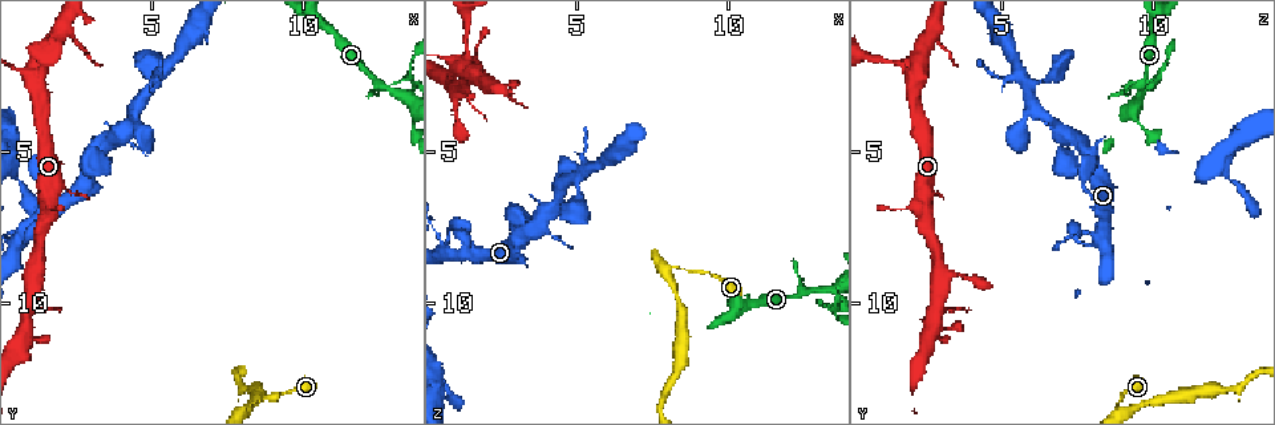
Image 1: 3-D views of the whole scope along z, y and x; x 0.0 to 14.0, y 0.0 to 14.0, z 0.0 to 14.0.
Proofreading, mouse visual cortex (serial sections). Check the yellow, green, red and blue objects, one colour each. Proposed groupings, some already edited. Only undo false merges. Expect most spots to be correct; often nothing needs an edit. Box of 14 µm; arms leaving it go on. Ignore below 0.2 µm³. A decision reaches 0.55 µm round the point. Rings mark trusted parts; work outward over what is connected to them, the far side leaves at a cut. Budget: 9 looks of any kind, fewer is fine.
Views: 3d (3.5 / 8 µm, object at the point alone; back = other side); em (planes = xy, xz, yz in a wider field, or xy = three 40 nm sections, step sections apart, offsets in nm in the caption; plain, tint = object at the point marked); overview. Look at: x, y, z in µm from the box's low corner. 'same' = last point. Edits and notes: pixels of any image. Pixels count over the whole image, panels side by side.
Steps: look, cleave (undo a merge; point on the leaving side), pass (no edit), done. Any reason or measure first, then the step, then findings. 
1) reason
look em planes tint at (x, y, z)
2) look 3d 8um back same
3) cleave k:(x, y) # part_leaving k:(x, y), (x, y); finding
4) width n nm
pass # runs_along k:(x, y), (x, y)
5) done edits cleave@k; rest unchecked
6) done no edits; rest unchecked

small branch off a trunk
look 3d 3.5um at (13.4, 3.2, 9.5)

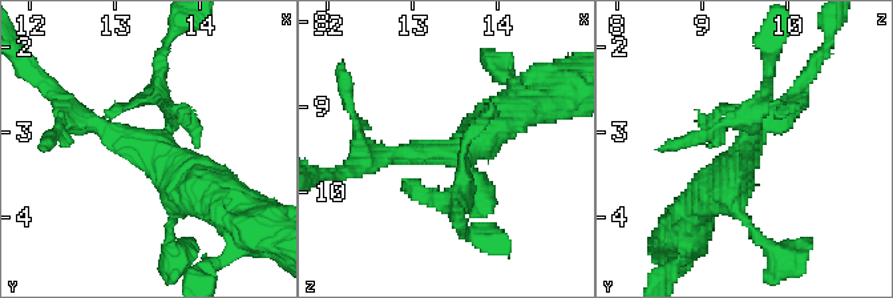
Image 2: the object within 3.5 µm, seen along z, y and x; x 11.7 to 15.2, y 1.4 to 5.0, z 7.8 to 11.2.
shape alone is not enough
look em xy step 2 tint at (13.35, 3.15, 9.55)

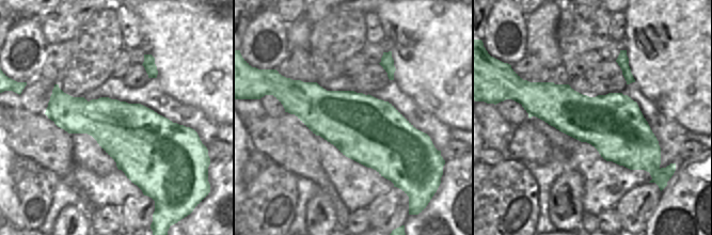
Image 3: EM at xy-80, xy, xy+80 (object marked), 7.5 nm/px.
another direction
look em xy step 1 tint same

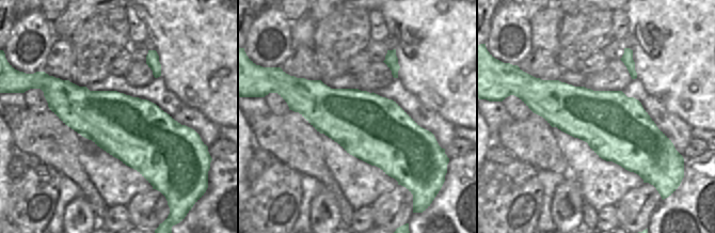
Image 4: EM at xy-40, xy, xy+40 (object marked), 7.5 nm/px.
arm_widths 150, 150, 250, 450 nm
pass # runs_along 2:(68, 107), (158, 144), (174, 209); one cell here

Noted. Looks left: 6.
abrupt turn
look 3d 3.5um at (8.4, 13.3, 8.8)

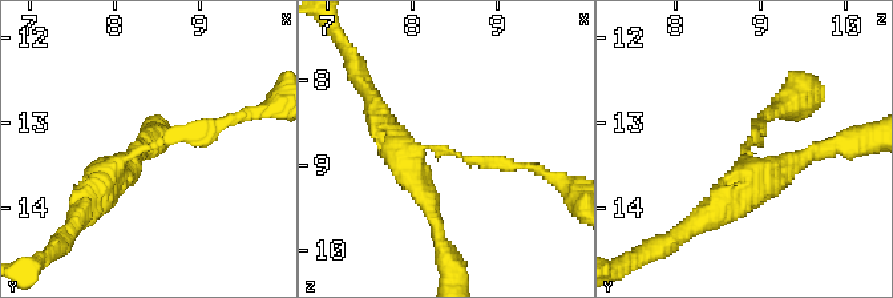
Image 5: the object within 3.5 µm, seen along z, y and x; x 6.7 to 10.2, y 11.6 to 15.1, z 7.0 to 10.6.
look em xy step 2 tint at (8.50, 13.25, 8.85)

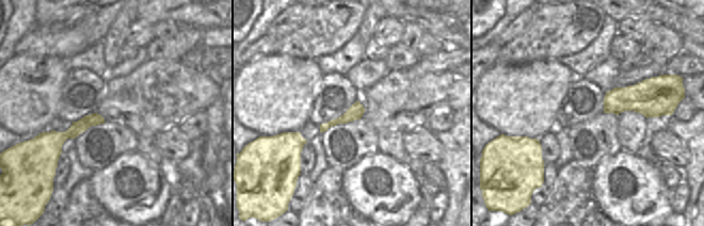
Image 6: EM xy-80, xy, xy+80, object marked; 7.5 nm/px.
pass # runs_along 5:(237, 117), (126, 166); all the same cell

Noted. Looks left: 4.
sudden change in width
look 3d 8um at (5.0, 2.8, 6.0)

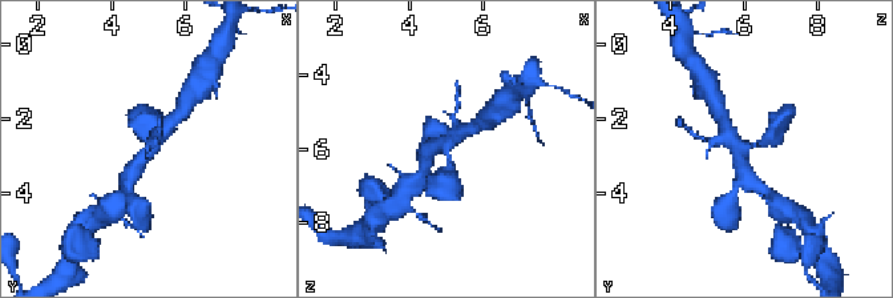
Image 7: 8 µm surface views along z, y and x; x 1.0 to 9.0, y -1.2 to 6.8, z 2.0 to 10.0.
now the EM
look em xy step 2 tint at (5.0, 2.9, 5.8)

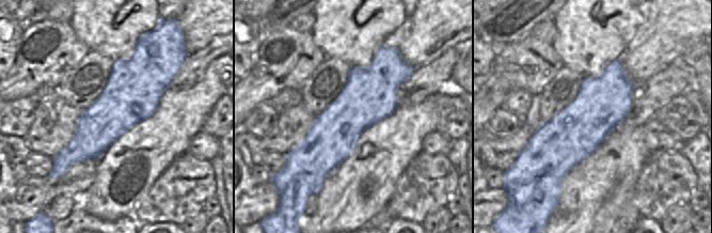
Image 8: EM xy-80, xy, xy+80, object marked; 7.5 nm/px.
pass # runs_along 8:(380, 52), (320, 180); one cell here

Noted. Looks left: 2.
four arms meet
look 3d 3.5um back at (0.9, 2.4, 2.0)

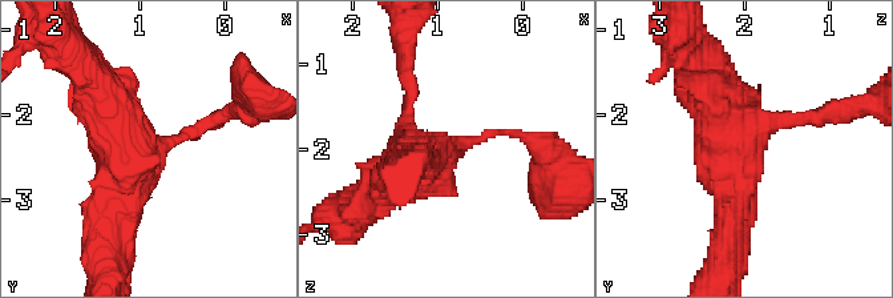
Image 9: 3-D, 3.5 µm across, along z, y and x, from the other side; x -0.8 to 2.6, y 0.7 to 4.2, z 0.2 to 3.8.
arms 4; arm_widths 150, 150, 350, 500 nm
look em xy step 1 tint at (0.95, 2.45, 2.10)

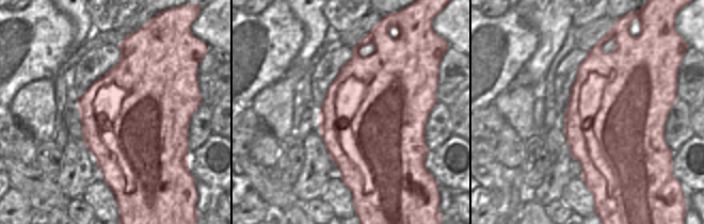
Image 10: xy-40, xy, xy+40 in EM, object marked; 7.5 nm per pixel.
pass # runs_along 9:(724, 245), (732, 174), (708, 81); continuous, no second cell

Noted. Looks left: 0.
done no edits; rest unchecked

